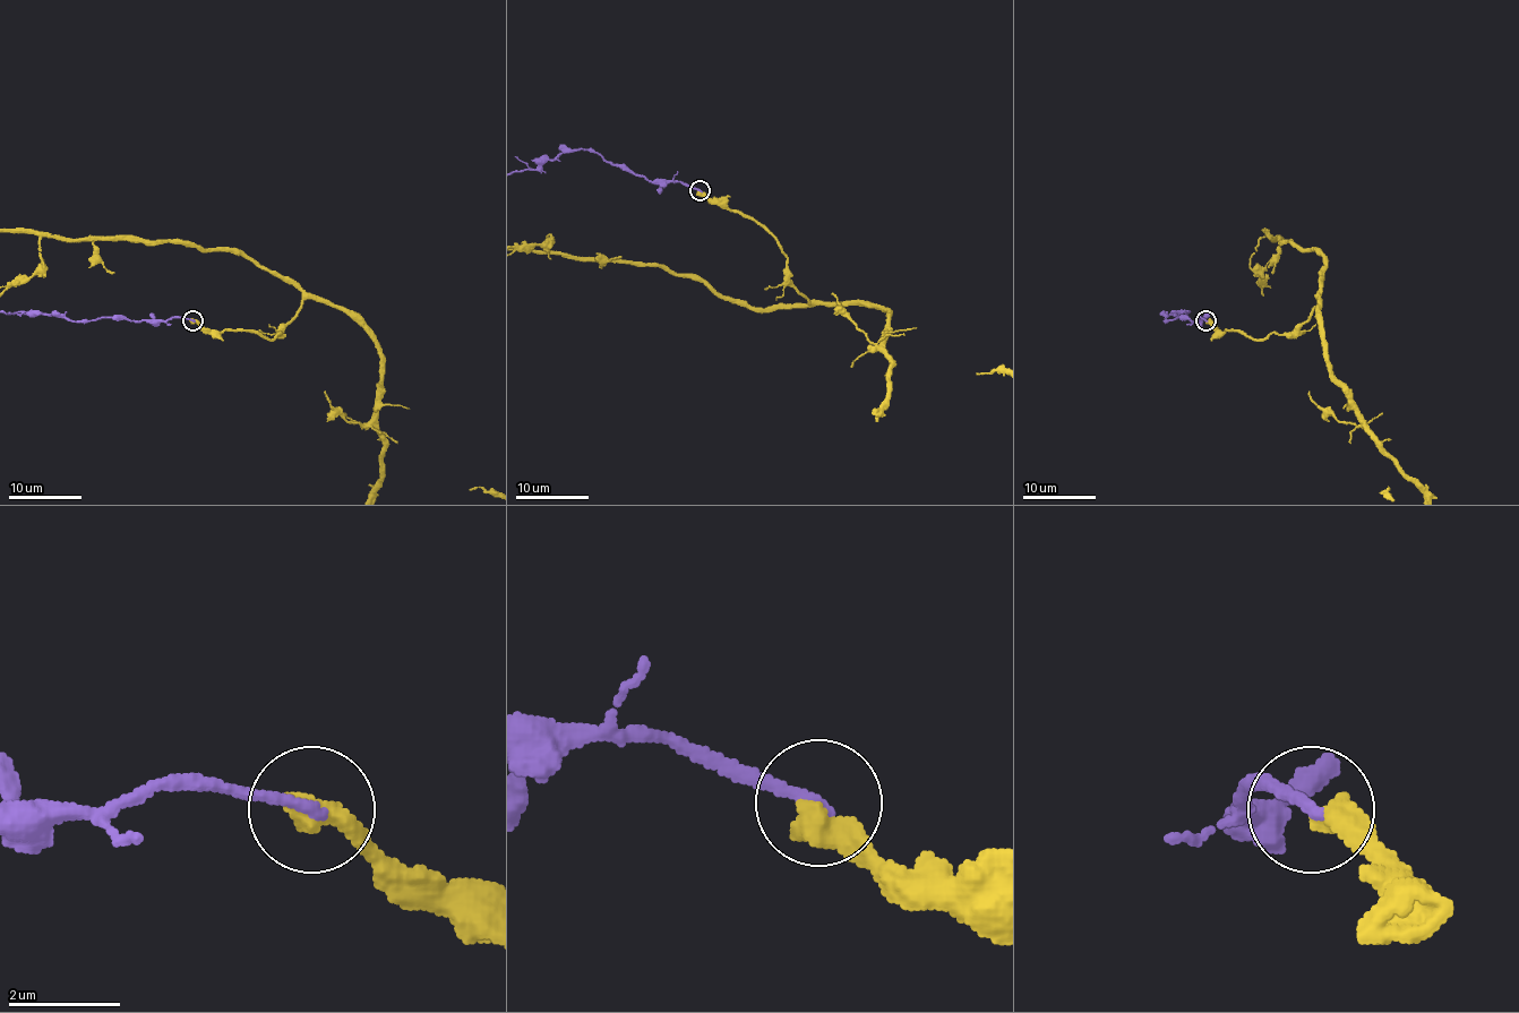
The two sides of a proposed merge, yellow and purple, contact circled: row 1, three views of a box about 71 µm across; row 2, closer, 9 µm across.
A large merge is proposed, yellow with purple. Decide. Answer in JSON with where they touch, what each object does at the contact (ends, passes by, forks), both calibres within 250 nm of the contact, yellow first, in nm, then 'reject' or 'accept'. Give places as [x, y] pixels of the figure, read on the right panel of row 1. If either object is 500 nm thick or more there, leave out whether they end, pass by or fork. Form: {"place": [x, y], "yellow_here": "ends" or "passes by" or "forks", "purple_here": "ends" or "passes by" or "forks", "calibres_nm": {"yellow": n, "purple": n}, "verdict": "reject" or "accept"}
{"place": [1206, 320], "calibres_nm": {"yellow": 550, "purple": 240}, "verdict": "reject"}

